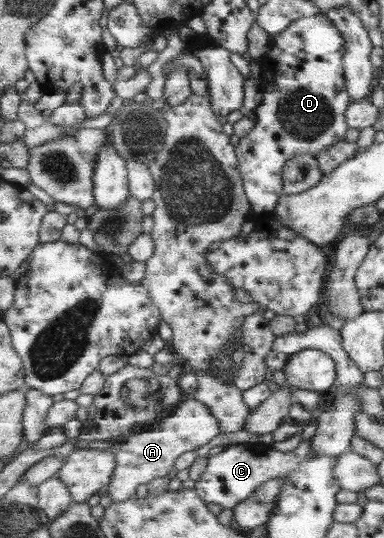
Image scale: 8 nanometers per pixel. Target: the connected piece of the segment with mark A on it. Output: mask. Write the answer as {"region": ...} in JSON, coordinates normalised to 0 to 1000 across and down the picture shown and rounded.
{"region":[[[492,736],[453,760],[451,771],[411,779],[378,797],[346,803],[328,814],[305,816],[299,827],[281,833],[305,855],[305,868],[279,905],[281,920],[273,922],[273,933],[331,931],[357,916],[357,901],[393,898],[409,887],[435,887],[453,874],[466,849],[490,838],[510,838],[518,831],[539,827],[565,809],[576,809],[576,801],[570,781],[549,770],[544,757]]]}

